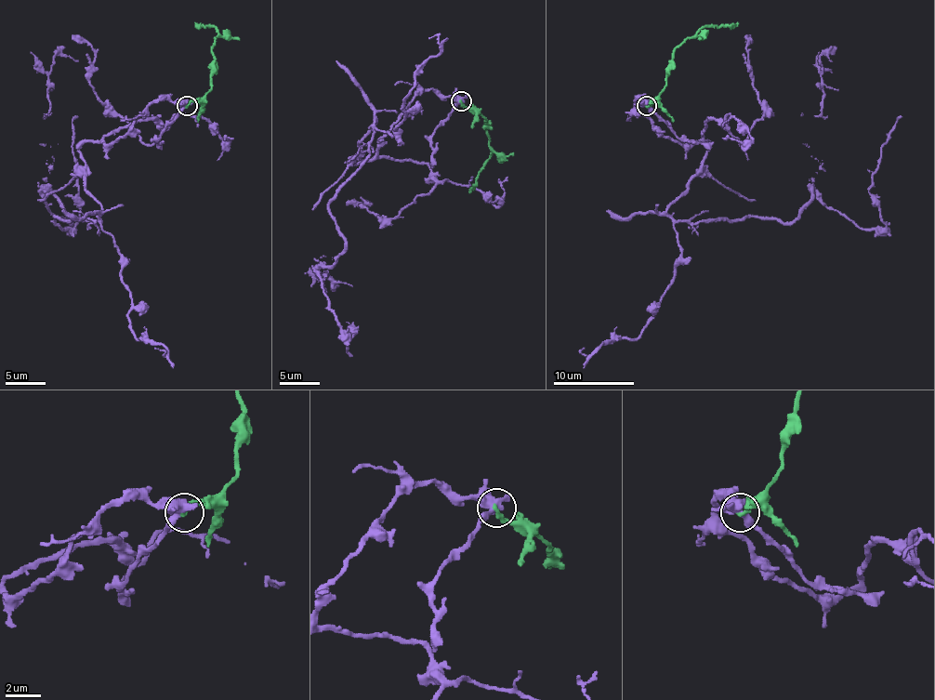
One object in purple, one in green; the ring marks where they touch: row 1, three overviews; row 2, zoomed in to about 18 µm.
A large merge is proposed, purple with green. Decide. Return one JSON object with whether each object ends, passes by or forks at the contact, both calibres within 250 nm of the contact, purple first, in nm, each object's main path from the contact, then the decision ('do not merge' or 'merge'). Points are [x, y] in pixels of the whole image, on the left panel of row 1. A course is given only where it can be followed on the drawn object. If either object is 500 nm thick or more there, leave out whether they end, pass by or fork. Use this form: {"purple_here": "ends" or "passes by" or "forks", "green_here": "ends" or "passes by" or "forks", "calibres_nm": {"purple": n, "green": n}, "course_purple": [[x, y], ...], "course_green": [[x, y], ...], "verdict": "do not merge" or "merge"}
{"calibres_nm": {"purple": 550, "green": 240}, "course_purple": [[187, 105], [83, 143], [100, 212], [60, 220], [44, 190], [62, 228], [80, 214], [78, 117]], "course_green": [[187, 105], [211, 86], [211, 45], [217, 31], [211, 26], [199, 26], [195, 22]], "verdict": "merge"}

